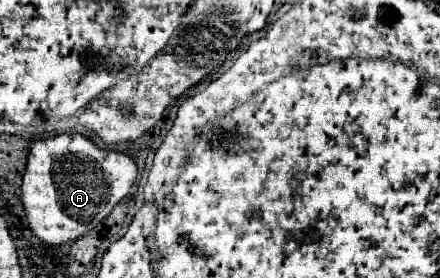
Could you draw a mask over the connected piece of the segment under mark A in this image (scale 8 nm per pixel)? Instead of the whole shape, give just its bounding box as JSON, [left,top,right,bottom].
[23,134,139,244]

